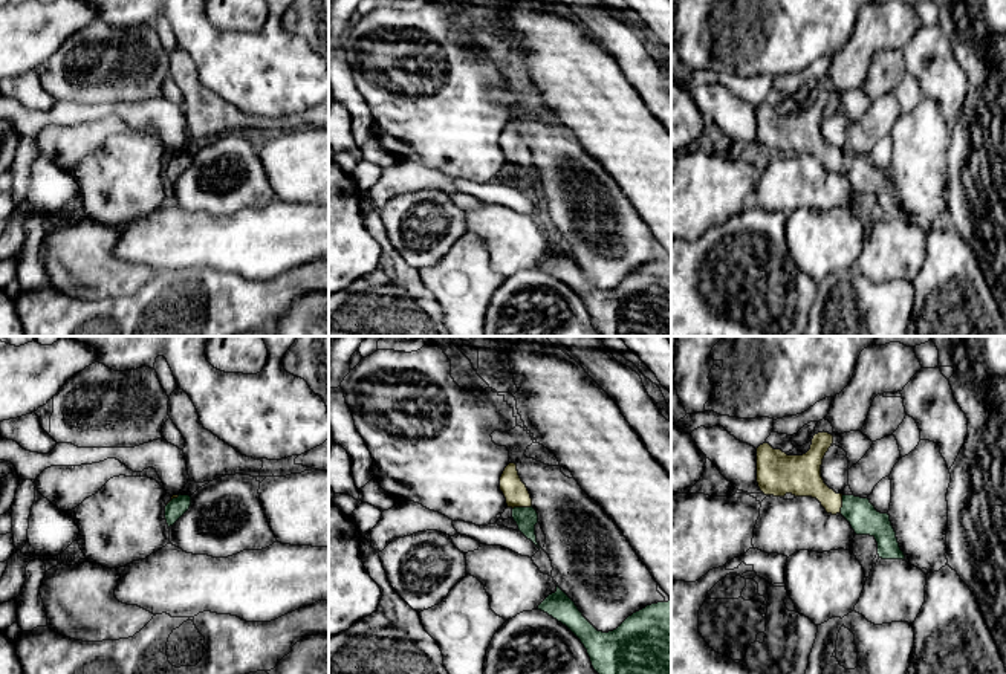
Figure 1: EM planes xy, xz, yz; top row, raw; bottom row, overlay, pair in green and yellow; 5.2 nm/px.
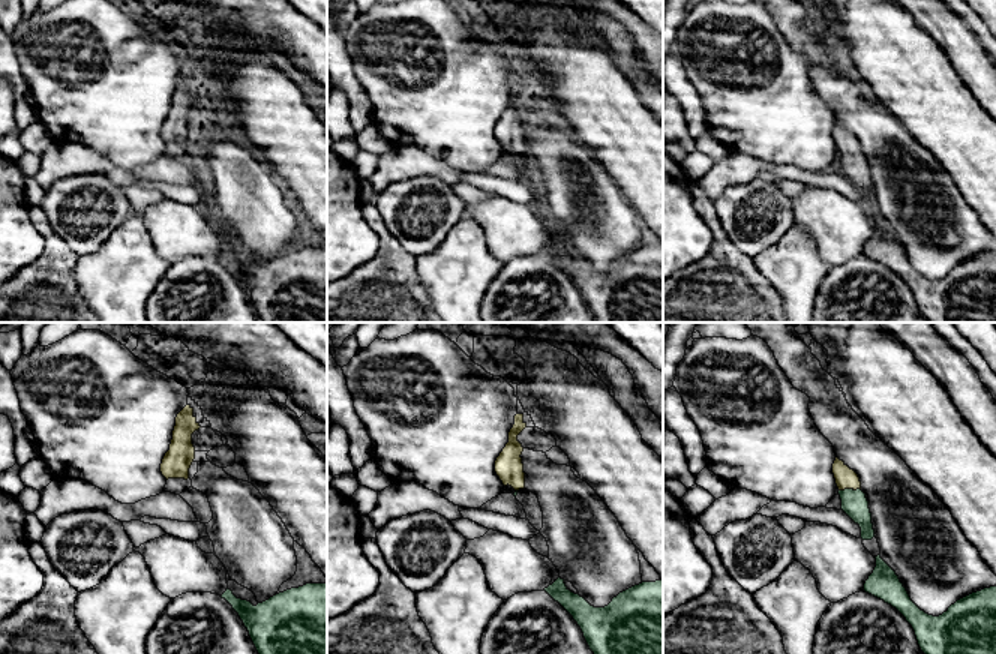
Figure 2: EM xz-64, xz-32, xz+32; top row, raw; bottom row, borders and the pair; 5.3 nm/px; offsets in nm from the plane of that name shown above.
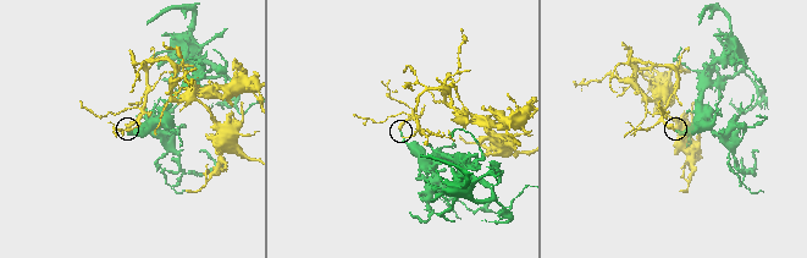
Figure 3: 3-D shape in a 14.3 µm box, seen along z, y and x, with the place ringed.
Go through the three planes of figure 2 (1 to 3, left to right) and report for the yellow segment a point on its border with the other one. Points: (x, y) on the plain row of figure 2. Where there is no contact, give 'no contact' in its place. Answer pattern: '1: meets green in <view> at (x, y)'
1: no contact
2: no contact
3: meets green in xz+32 at (849, 153)

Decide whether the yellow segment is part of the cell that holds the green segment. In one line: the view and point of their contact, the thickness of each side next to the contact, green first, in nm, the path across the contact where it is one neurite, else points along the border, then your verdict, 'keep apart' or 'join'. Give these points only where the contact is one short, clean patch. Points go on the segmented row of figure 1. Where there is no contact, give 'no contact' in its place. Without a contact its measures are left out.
xz (522, 508) | 120/130 nm | across xz (526, 518), (522, 508), (515, 492) | join

